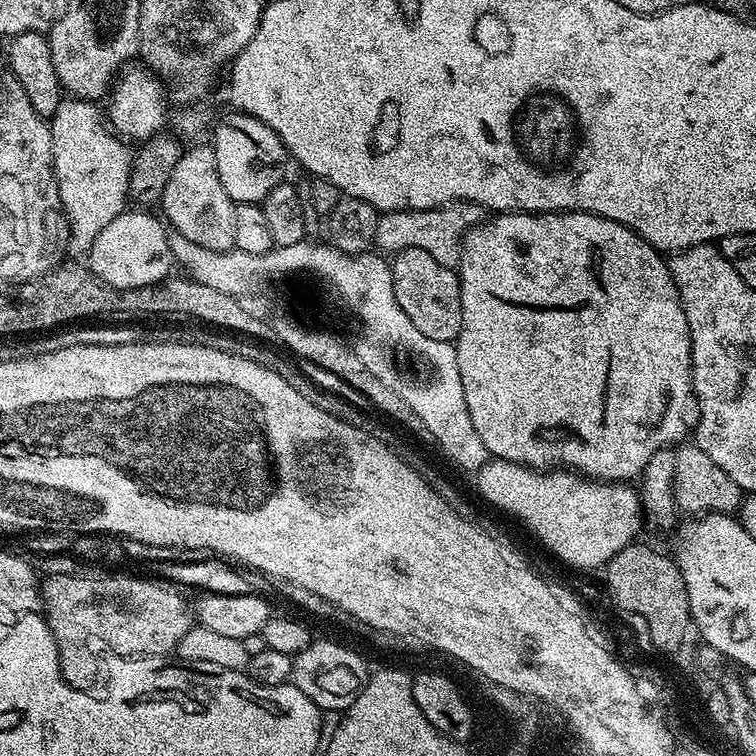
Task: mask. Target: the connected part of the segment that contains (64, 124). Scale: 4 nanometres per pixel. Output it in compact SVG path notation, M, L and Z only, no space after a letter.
M64 98L50 117L52 165L56 171L60 201L68 215L67 255L72 258L91 252L98 234L102 234L104 227L125 211L127 204L124 203L130 200L130 152L124 149L125 141L105 127L101 109L99 112L96 107L91 100Z

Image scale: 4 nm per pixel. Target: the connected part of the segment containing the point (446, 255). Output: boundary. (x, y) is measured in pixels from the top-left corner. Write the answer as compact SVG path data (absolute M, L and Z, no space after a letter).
M452 200L448 204L438 204L426 210L413 208L403 212L386 212L377 222L374 244L384 254L395 254L407 248L426 250L426 254L430 254L430 258L437 262L442 262L442 266L459 269L464 235L483 224L485 219L485 208L470 200Z

